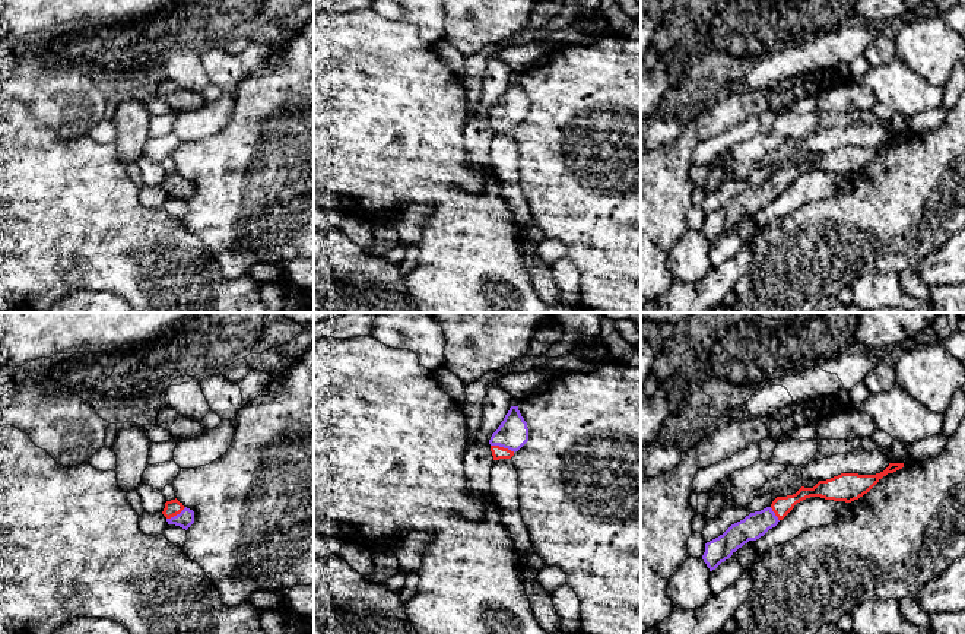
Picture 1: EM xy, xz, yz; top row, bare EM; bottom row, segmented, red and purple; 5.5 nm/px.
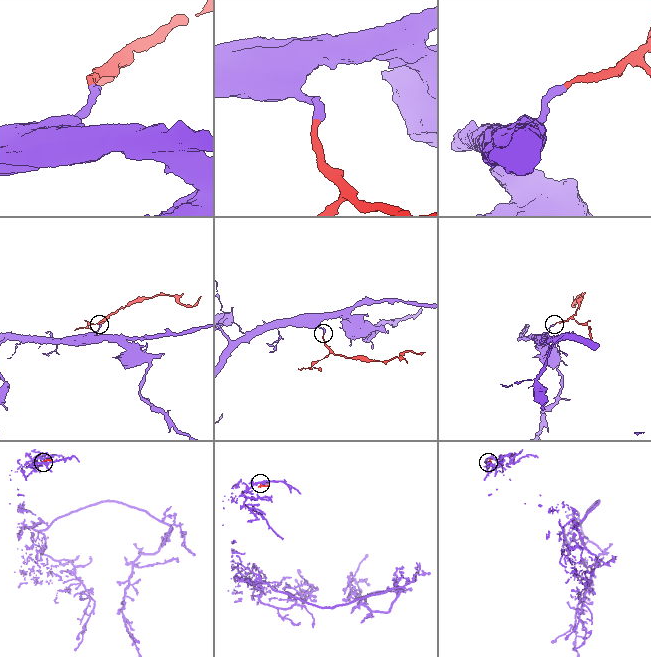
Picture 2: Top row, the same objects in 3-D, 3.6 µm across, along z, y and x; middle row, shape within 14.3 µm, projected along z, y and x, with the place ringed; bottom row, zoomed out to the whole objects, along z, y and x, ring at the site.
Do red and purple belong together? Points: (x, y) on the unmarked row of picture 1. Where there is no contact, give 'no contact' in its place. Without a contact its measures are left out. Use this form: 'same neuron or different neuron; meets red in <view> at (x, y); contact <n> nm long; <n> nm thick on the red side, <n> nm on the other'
same neuron; meets red in xz at (502, 120); contact 140 nm long; 70 nm thick on the red side, 170 nm on the other

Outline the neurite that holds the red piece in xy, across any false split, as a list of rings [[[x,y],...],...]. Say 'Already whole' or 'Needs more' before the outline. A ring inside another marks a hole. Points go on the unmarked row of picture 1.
Needs more. [[[177,171],[165,175],[162,187],[166,190],[168,197],[175,197],[185,203],[194,196],[194,184],[184,180]]]

